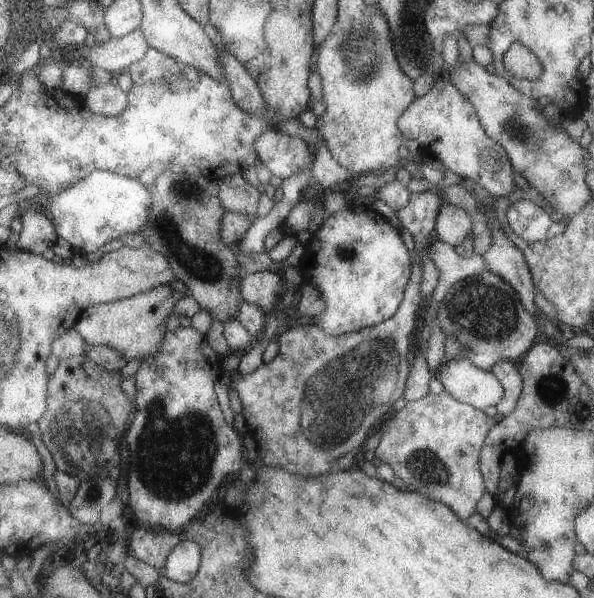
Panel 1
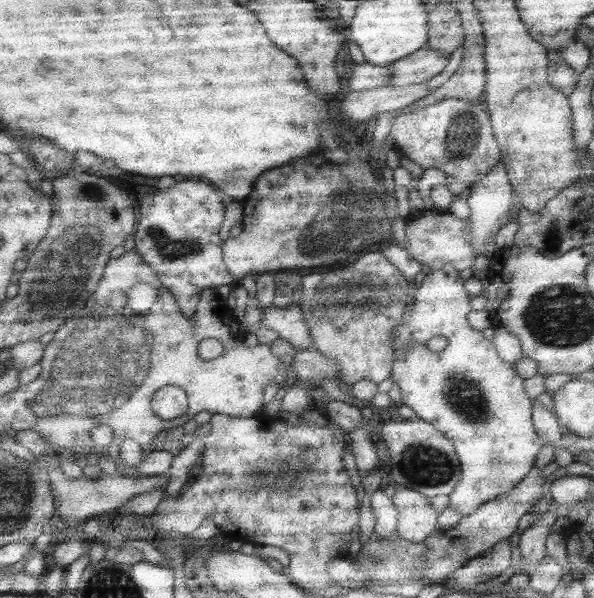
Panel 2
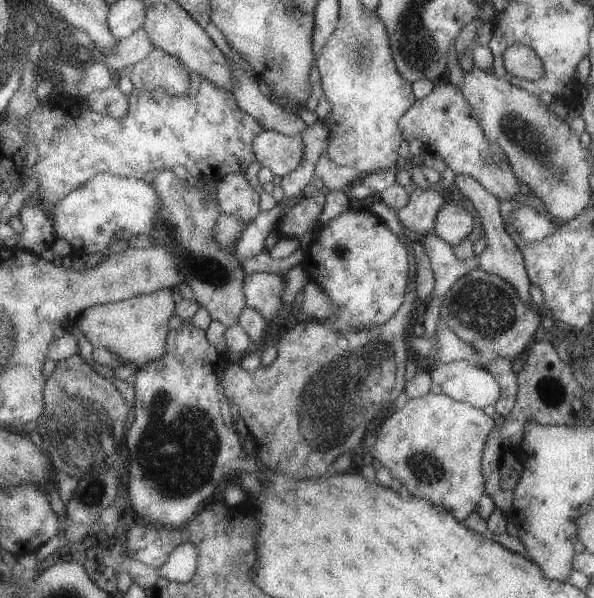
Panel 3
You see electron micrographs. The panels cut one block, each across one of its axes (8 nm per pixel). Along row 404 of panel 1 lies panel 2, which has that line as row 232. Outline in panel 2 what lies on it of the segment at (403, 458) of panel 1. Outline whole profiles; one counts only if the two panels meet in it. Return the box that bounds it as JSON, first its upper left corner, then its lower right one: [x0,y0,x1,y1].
[399,210,475,273]

